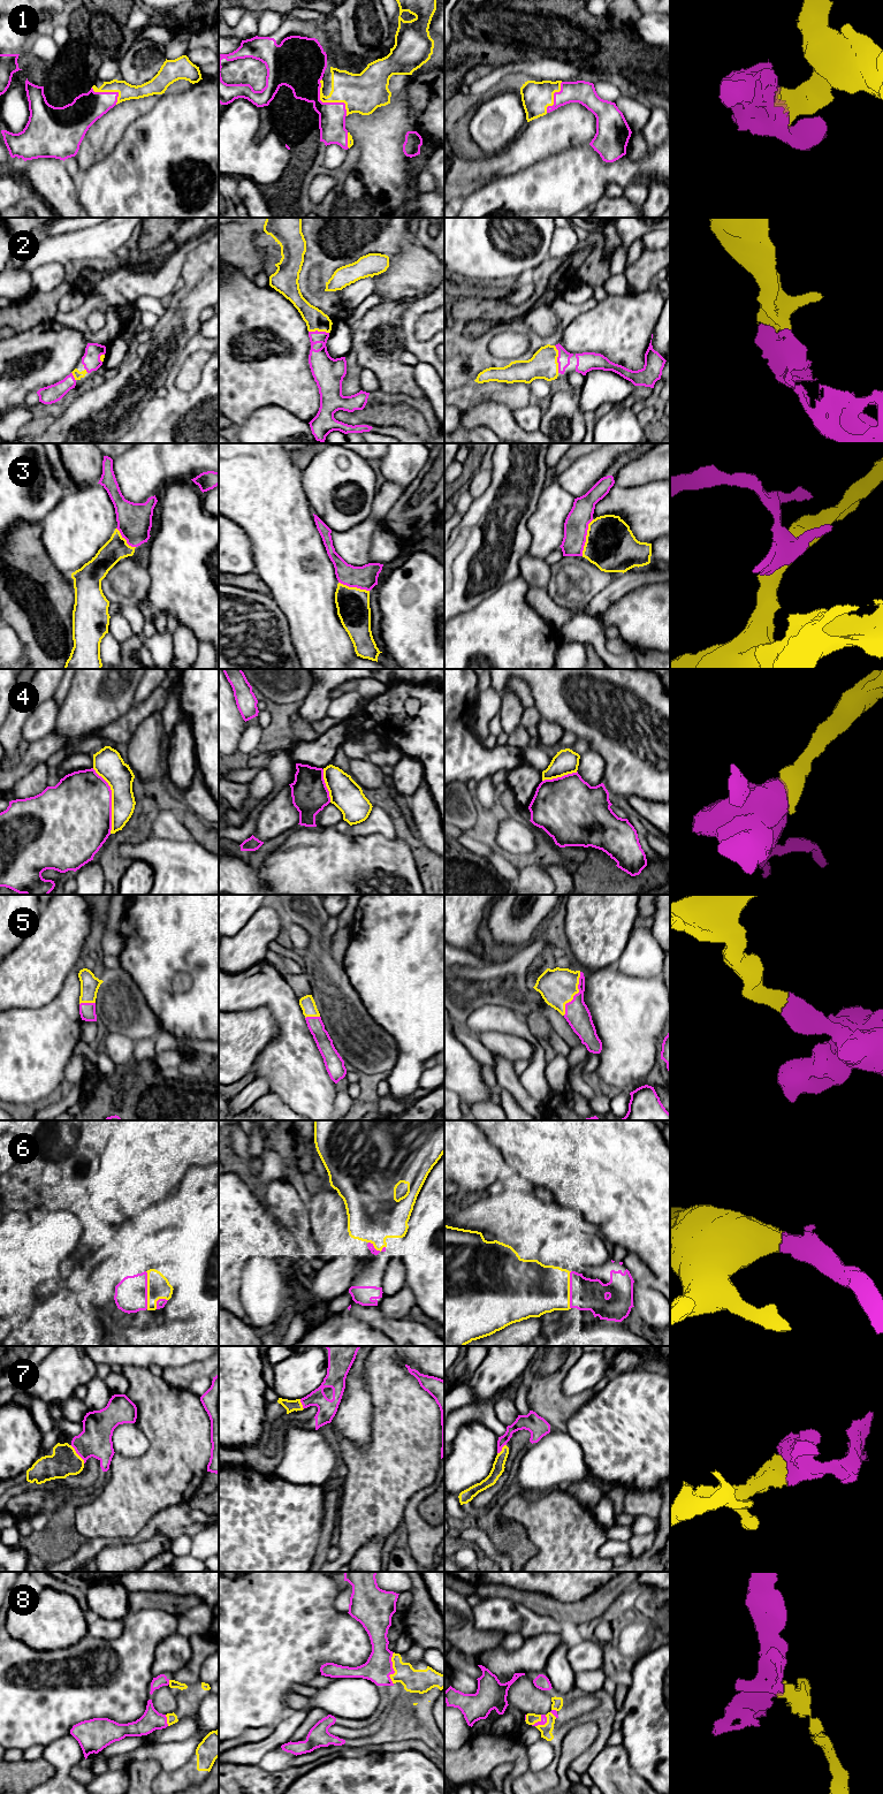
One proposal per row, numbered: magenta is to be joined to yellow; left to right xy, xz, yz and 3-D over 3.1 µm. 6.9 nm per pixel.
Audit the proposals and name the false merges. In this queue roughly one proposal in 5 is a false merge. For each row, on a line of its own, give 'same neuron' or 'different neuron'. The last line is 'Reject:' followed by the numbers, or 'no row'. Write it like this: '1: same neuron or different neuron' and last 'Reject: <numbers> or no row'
1: same neuron
2: same neuron
3: same neuron
4: different neuron
5: same neuron
6: same neuron
7: same neuron
8: same neuron
Reject: 4

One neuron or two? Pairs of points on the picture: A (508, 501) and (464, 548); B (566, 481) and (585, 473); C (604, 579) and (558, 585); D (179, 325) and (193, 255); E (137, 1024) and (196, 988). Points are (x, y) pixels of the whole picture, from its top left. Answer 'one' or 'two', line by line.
A: one
B: one
C: one
D: one
E: two

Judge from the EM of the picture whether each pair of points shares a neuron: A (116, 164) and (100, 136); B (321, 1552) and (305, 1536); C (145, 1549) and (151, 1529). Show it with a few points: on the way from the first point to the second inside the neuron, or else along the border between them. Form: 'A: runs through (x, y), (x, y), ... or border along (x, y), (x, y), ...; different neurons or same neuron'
A: border along (126, 130), (115, 147), (88, 168); different neurons
B: border along (322, 1521), (318, 1547), (312, 1559); different neurons
C: border along (170, 1540), (154, 1534), (144, 1541), (129, 1541); different neurons

